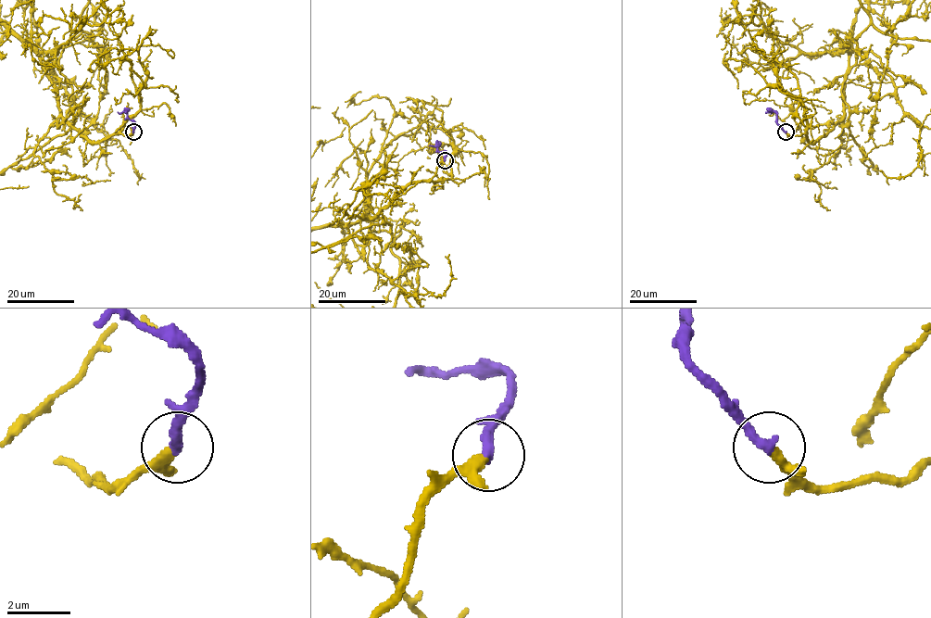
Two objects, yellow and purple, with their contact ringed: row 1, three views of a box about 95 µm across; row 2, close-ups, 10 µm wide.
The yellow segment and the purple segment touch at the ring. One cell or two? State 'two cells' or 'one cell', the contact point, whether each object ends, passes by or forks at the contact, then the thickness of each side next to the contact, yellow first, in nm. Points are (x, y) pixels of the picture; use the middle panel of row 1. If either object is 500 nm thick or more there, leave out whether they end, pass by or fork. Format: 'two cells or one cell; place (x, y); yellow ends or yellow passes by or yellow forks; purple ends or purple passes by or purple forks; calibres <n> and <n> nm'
one cell; place (445, 160); yellow passes by; purple ends; calibres 240 and 360 nm

